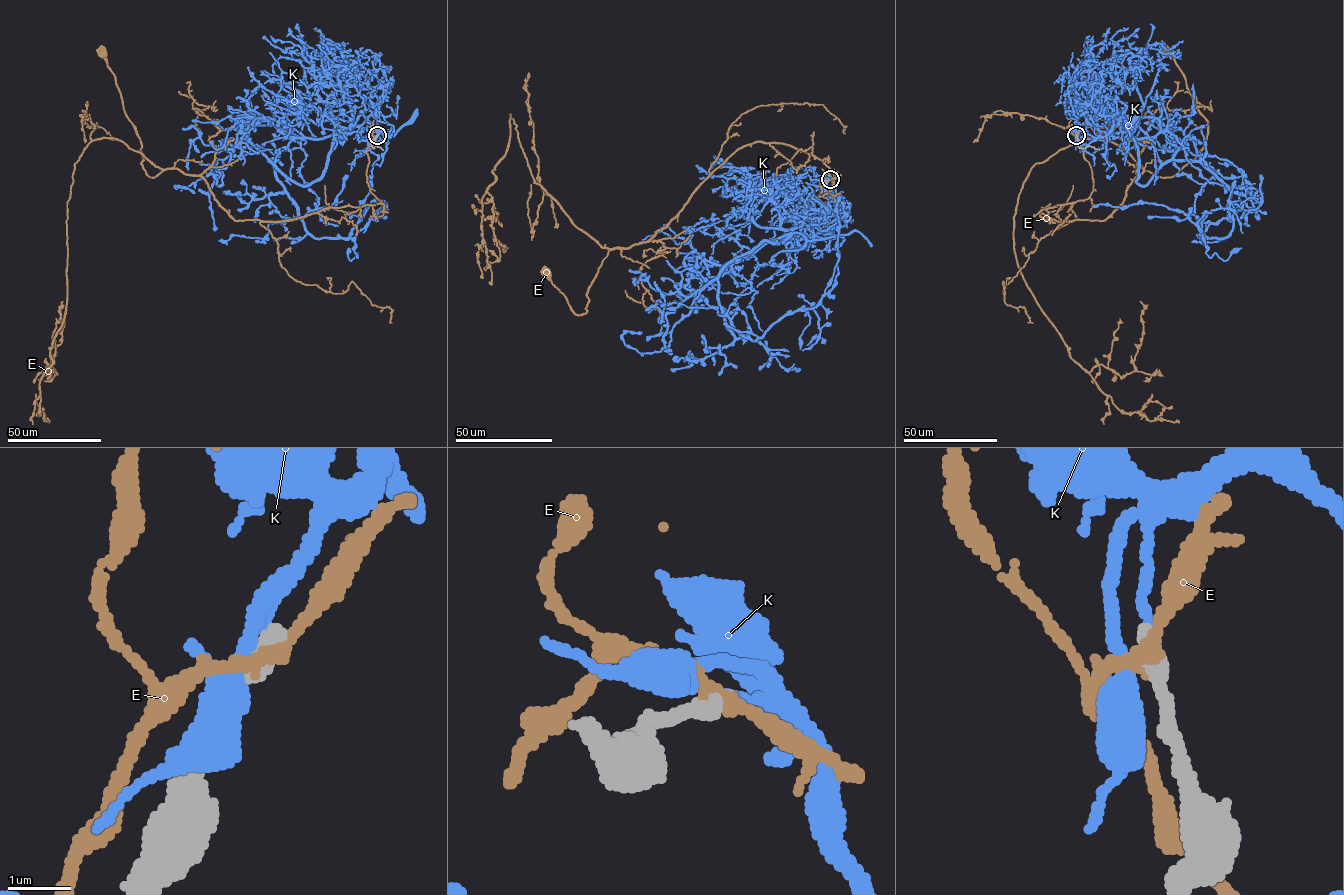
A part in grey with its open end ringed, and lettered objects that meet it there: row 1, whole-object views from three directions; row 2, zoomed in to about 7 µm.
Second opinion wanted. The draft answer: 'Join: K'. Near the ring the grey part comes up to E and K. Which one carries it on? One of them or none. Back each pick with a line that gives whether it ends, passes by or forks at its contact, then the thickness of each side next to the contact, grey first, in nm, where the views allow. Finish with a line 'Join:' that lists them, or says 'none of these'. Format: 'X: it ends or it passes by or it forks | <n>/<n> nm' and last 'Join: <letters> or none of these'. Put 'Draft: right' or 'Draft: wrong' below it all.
Join: none of these
Draft: wrong

